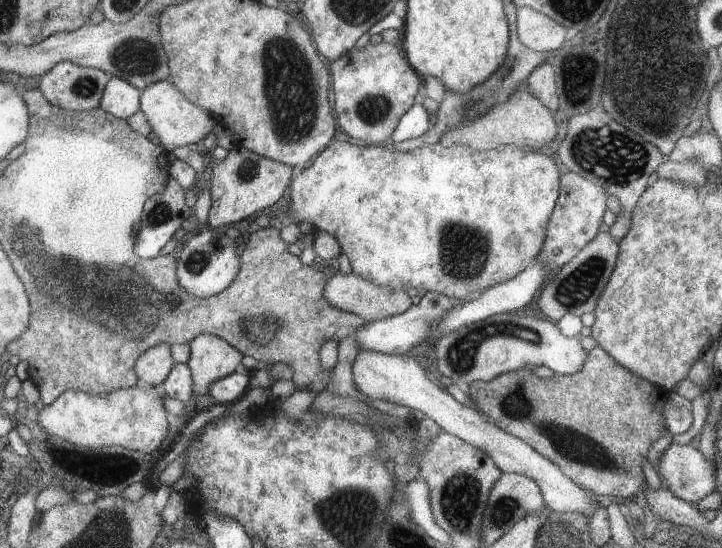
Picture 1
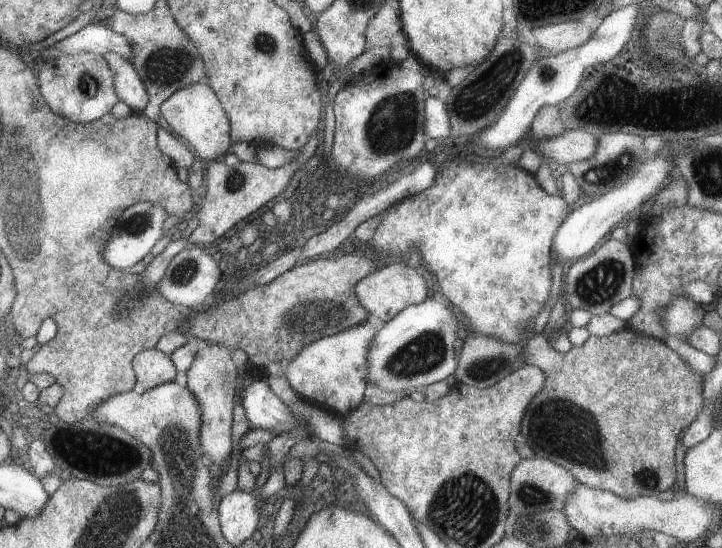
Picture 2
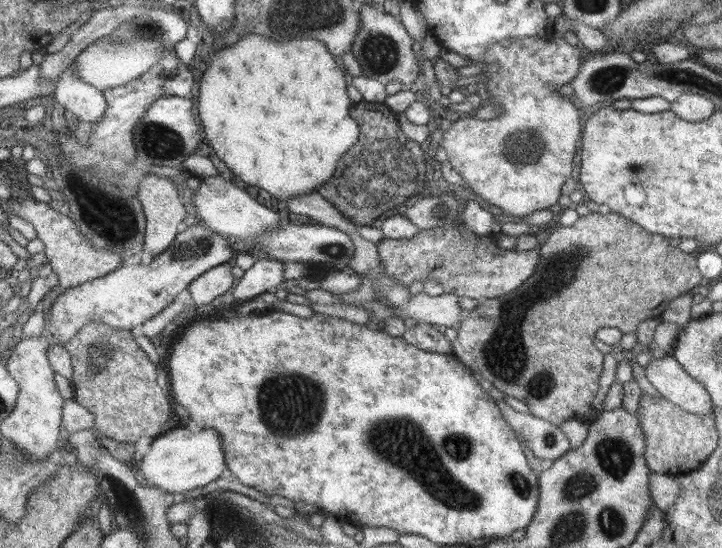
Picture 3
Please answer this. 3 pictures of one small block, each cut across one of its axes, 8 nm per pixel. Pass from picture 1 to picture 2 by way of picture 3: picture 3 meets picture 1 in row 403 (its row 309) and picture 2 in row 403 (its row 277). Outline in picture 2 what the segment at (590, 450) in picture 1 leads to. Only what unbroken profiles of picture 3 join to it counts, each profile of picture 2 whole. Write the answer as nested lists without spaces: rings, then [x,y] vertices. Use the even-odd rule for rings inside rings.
[[[627,328],[612,332],[611,334],[598,337],[588,335],[587,340],[581,346],[572,346],[569,352],[559,354],[555,352],[549,342],[547,342],[547,334],[544,331],[535,333],[531,338],[524,340],[525,348],[521,350],[521,358],[523,365],[535,365],[544,375],[546,375],[545,385],[534,398],[529,400],[521,422],[519,422],[519,437],[531,448],[533,456],[550,460],[562,466],[565,470],[571,471],[580,484],[585,484],[597,490],[607,490],[613,492],[619,498],[631,500],[638,496],[659,496],[663,491],[669,491],[670,486],[675,481],[675,461],[674,450],[677,446],[677,440],[680,438],[681,430],[685,426],[689,426],[694,418],[698,416],[698,412],[702,409],[702,375],[693,372],[687,368],[687,364],[679,358],[677,352],[665,346],[662,340],[649,338],[643,334],[635,334]]]

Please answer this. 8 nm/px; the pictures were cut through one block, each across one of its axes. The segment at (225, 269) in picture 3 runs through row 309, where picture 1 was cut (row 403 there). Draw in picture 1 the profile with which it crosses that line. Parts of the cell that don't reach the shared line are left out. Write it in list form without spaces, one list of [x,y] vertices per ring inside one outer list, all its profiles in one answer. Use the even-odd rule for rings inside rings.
[[[207,333],[199,334],[188,342],[190,355],[187,366],[193,380],[193,394],[202,407],[209,406],[207,392],[219,378],[233,373],[241,360],[241,352],[225,340]]]

